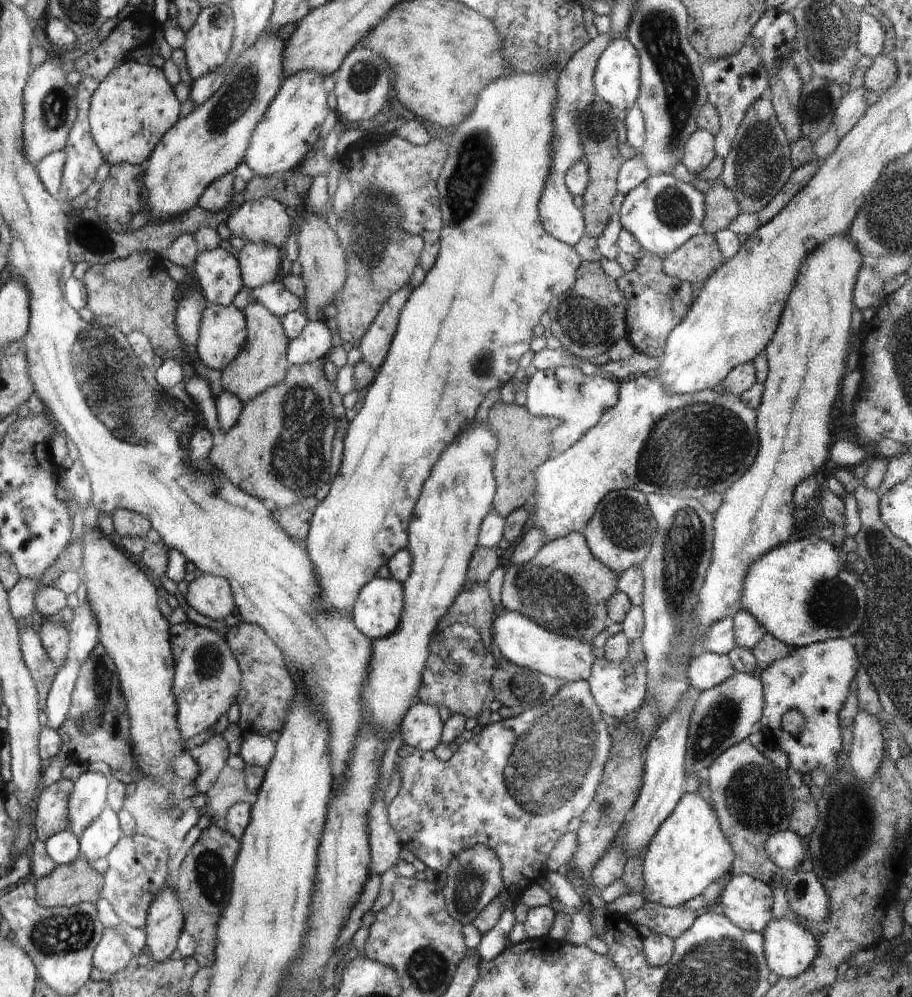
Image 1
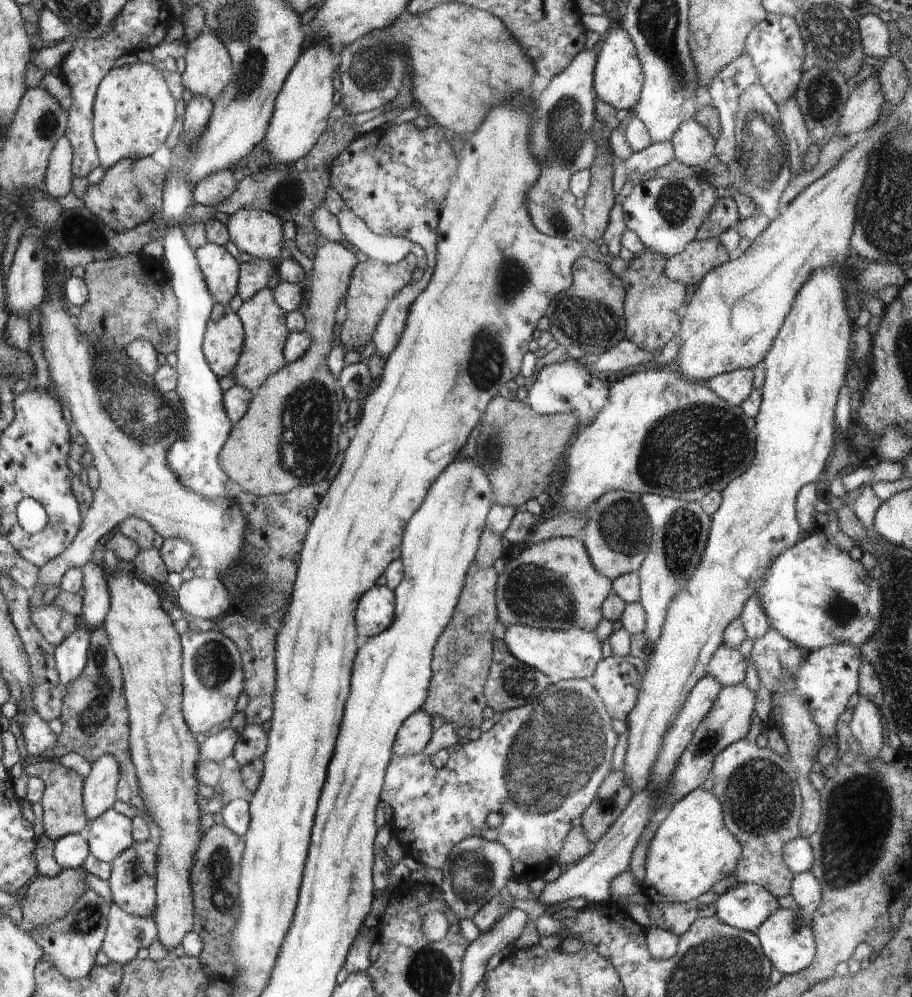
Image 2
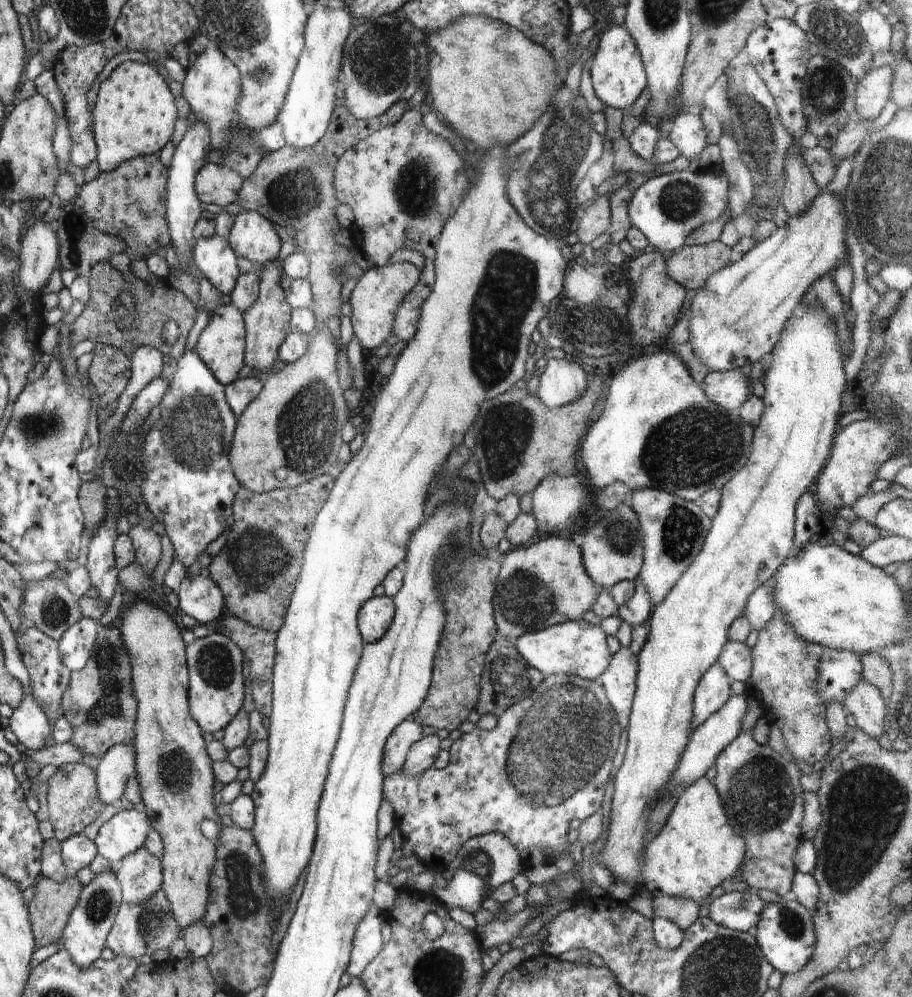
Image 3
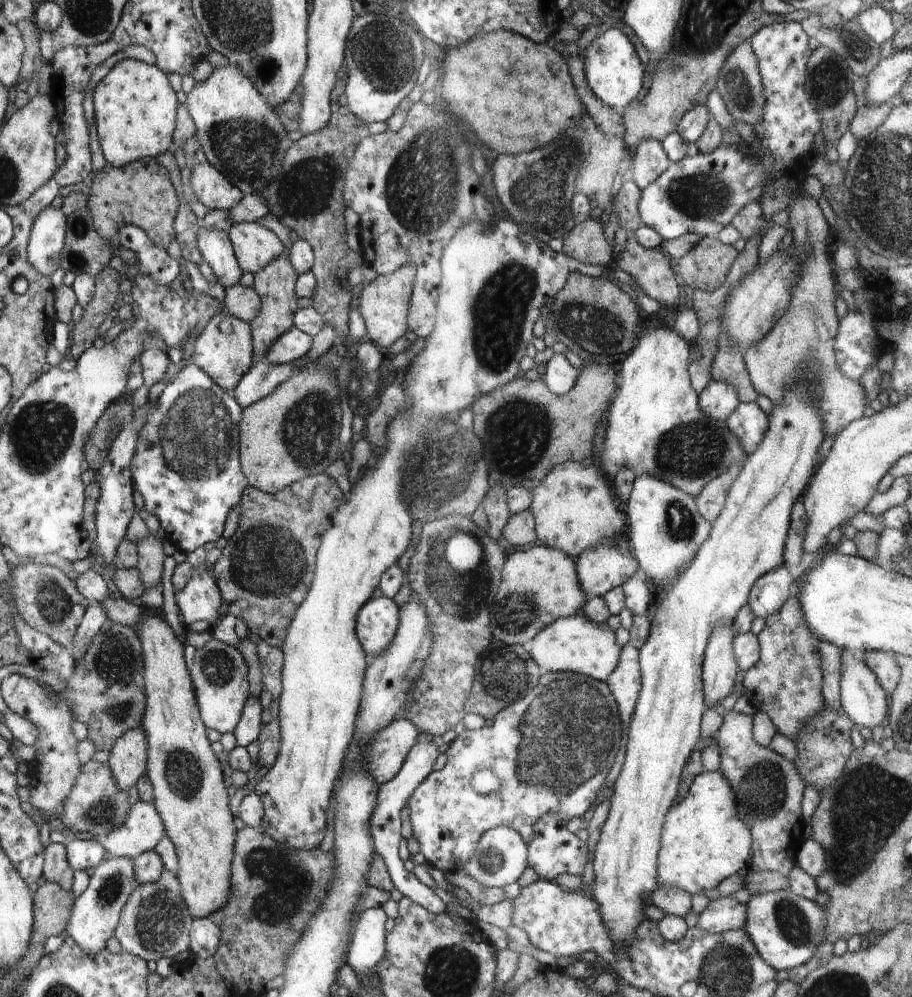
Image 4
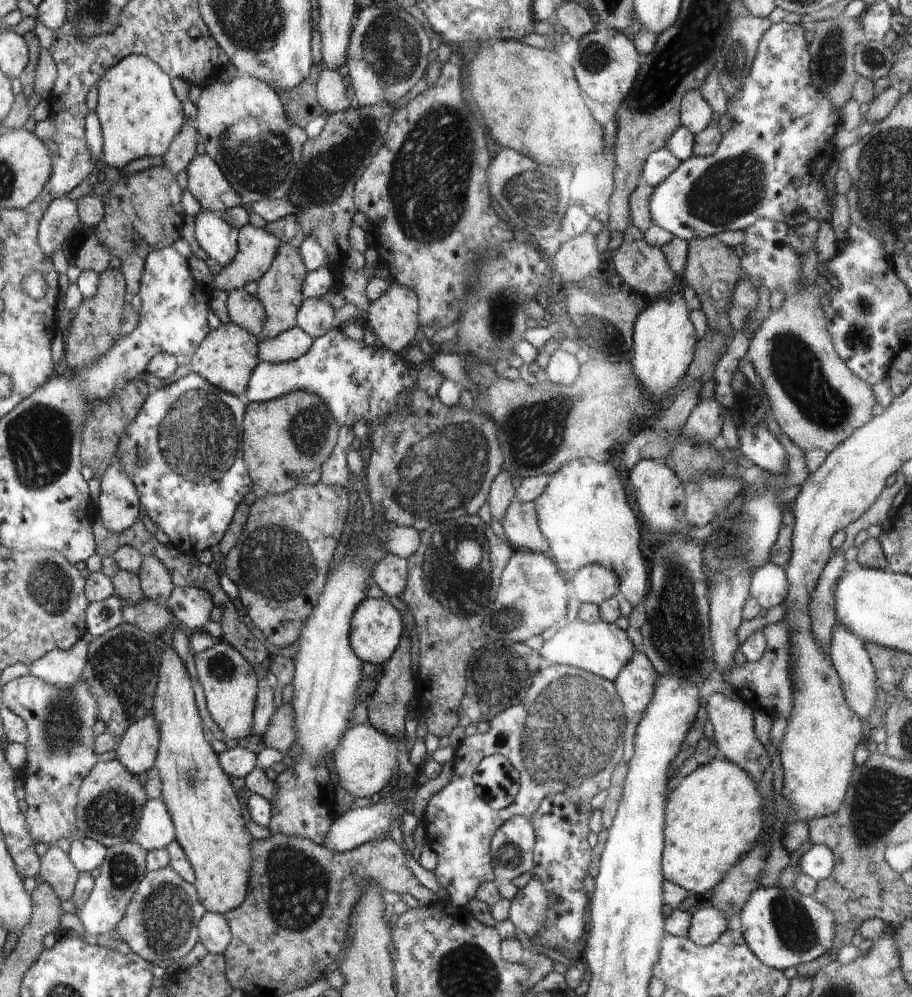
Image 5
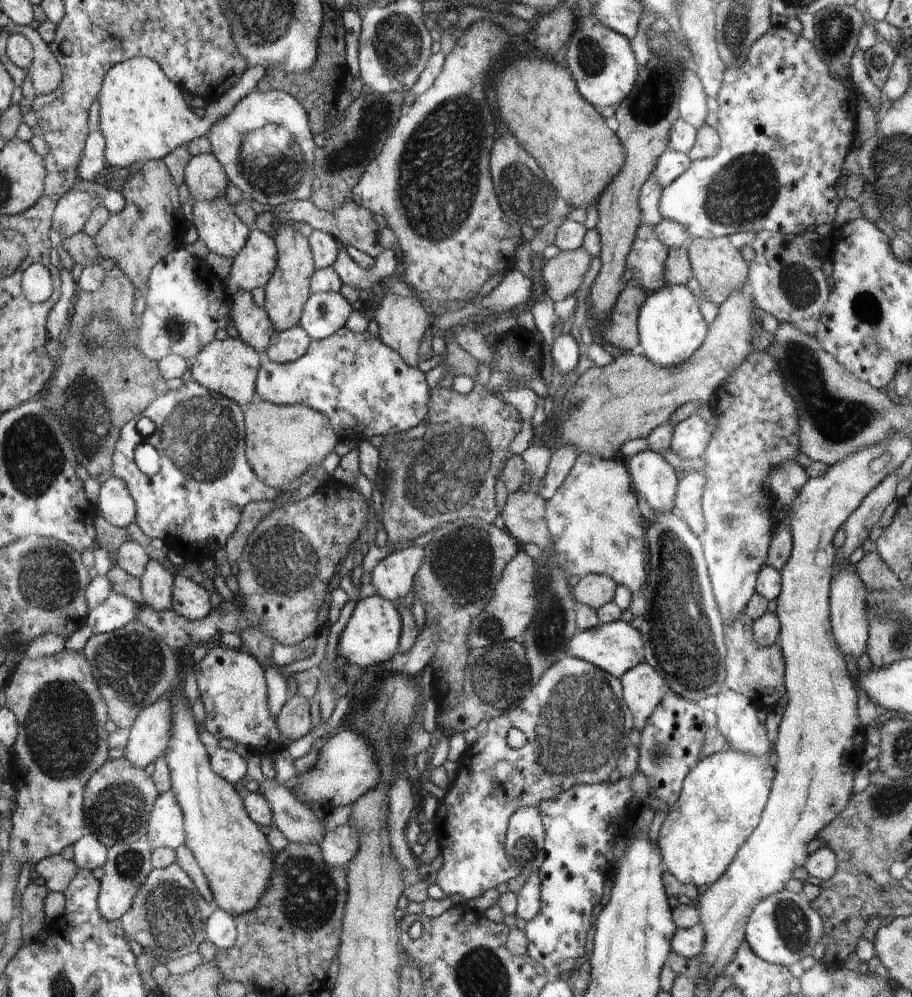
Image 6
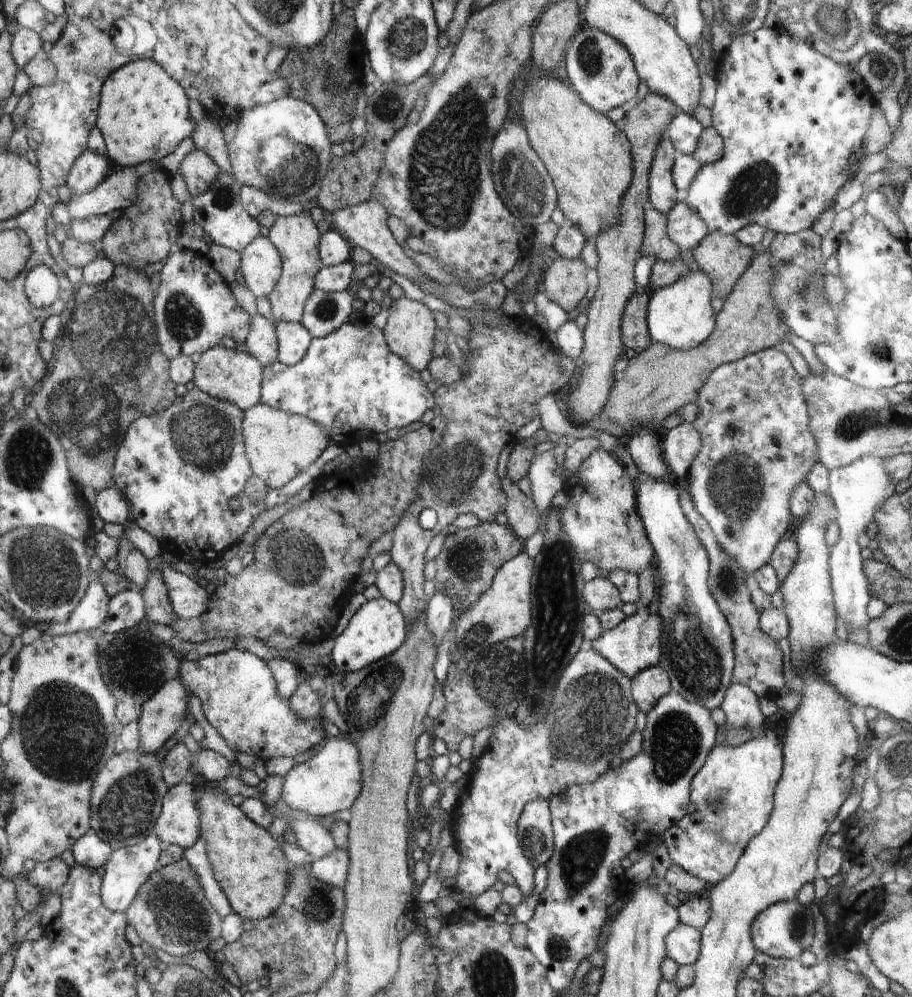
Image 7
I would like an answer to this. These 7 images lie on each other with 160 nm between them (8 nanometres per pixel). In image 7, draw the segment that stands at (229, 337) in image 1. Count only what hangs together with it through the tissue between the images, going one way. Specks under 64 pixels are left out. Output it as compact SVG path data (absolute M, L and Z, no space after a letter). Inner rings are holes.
M215 346L201 354L193 370L193 381L196 388L212 395L214 398L231 402L242 410L252 409L258 405L260 398L260 363L246 350Z

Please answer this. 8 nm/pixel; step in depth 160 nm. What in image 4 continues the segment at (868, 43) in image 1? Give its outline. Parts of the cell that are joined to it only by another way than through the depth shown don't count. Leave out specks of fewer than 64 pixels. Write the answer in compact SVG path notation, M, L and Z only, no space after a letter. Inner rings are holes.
M870 4L856 17L863 31L879 45L893 38L896 32L887 5Z

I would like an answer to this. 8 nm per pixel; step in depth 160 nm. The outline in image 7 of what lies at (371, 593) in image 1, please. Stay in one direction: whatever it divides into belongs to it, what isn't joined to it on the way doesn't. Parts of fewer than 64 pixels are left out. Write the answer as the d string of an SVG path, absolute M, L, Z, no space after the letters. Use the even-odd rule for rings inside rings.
M384 597L371 599L350 618L346 629L335 638L335 645L327 663L335 672L363 669L381 658L391 655L406 640L407 622L397 604Z

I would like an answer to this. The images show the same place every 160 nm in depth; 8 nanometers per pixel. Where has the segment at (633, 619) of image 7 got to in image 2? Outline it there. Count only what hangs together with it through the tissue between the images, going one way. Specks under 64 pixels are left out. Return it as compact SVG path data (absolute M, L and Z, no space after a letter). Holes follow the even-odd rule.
M510 625L503 641L520 662L548 676L552 684L561 680L590 679L603 659L602 642L596 637L596 632L577 626L564 630L548 630L526 625Z

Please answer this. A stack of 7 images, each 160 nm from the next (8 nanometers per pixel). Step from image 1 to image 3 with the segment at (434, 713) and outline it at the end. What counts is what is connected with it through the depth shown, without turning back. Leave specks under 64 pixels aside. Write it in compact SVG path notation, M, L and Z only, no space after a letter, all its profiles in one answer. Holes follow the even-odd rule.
M412 716L403 720L385 744L382 772L385 778L402 770L408 751L422 738L422 727Z

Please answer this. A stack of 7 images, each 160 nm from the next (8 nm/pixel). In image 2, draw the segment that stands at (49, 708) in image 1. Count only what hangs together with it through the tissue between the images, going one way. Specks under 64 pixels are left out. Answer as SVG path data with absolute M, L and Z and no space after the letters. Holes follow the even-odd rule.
M79 623L78 628L62 644L55 646L55 665L61 686L68 686L87 666L91 630Z

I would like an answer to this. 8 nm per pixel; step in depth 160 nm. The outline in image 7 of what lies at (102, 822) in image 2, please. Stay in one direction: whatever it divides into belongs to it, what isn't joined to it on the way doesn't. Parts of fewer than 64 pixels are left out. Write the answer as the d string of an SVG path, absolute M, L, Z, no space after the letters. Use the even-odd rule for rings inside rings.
M185 780L175 787L167 789L163 798L161 816L153 826L153 833L164 841L165 845L178 845L180 848L190 849L201 834L201 812L197 807L197 794L192 782Z

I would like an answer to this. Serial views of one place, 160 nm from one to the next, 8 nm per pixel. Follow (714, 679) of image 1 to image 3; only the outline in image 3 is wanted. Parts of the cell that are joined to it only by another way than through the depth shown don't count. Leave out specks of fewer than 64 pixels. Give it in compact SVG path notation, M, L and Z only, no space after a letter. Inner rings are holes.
M730 641L723 646L718 662L725 668L732 682L747 682L753 667L751 648L745 642Z

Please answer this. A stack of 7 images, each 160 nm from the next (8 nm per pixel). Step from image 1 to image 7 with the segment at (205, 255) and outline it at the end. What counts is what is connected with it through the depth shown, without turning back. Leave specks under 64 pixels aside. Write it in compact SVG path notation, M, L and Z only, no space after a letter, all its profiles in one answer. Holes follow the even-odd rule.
M219 172L219 178L208 192L193 197L190 202L193 206L193 222L200 224L206 235L210 236L212 243L242 253L256 236L260 234L258 222L244 208L240 198L242 184L234 178L234 175Z

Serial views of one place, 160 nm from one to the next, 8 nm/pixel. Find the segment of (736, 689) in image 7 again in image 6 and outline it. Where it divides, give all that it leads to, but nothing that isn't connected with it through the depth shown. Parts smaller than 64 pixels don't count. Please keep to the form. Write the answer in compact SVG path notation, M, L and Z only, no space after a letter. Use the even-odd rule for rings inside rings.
M723 688L717 694L717 727L735 751L763 755L772 751L764 723L758 721L756 705L742 693Z

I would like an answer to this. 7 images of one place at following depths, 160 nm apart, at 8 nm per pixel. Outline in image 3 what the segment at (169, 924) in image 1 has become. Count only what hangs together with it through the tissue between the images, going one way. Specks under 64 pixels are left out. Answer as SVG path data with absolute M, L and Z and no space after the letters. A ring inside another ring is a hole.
M148 600L128 604L122 615L123 642L129 652L133 690L138 702L135 722L136 778L145 813L163 840L162 889L182 929L201 921L207 911L216 847L223 829L214 806L212 760L206 754L196 718L188 710L188 670L180 630L163 609Z

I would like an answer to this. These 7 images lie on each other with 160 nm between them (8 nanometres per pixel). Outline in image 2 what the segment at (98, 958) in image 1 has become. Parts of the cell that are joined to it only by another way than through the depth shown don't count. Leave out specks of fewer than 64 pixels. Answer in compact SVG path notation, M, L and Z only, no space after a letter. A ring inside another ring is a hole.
M112 902L110 908L110 924L102 952L112 963L125 965L140 948L148 948L158 940L157 922L152 915L140 917L126 912Z

